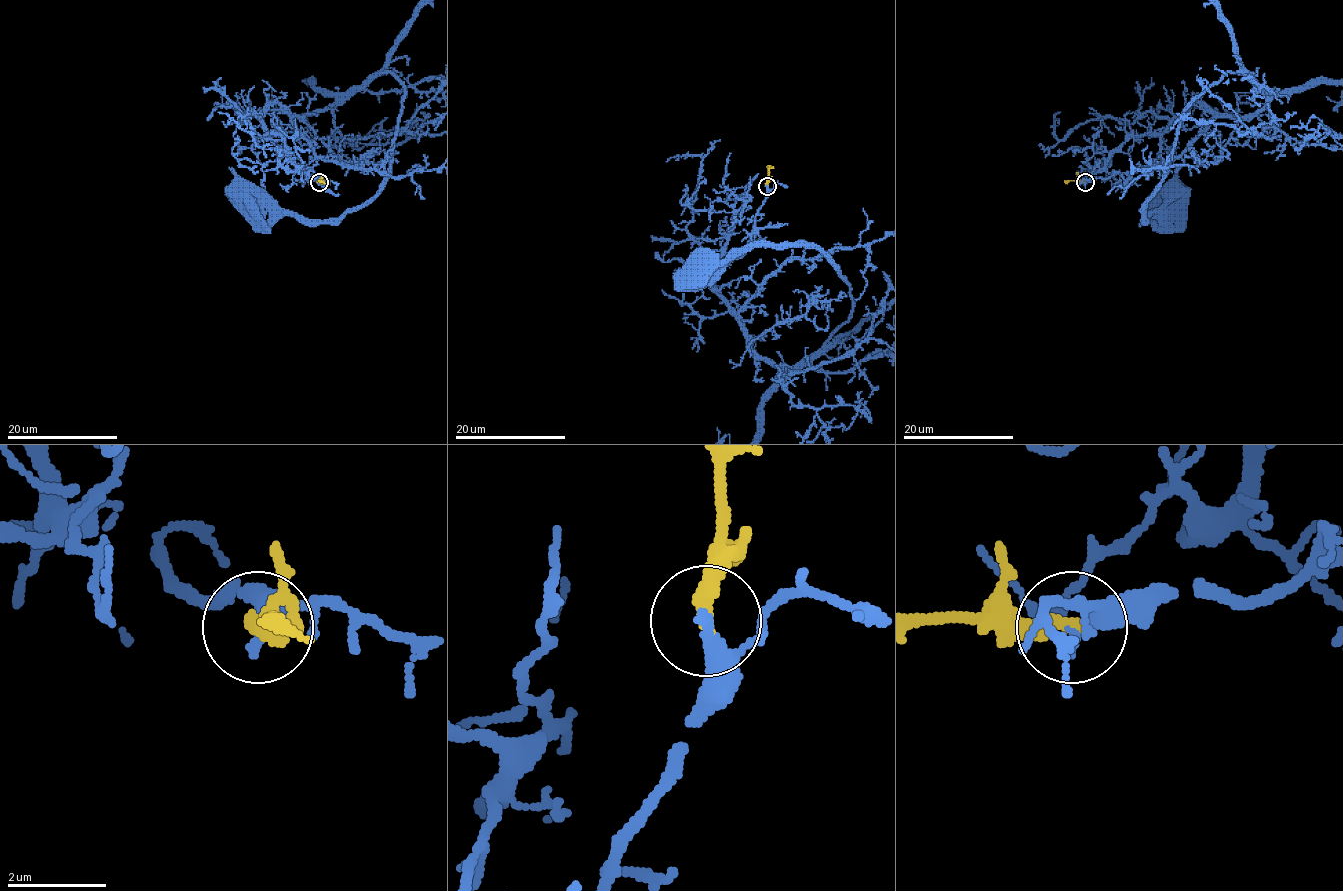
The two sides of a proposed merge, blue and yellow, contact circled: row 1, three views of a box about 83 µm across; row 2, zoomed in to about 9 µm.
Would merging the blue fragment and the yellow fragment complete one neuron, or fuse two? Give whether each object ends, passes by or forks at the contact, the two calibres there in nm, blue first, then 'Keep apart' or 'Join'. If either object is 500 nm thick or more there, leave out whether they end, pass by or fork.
At the ring blue passes by. At the ring yellow ends. Thickness 280 nm (blue) against 360 nm. Join

